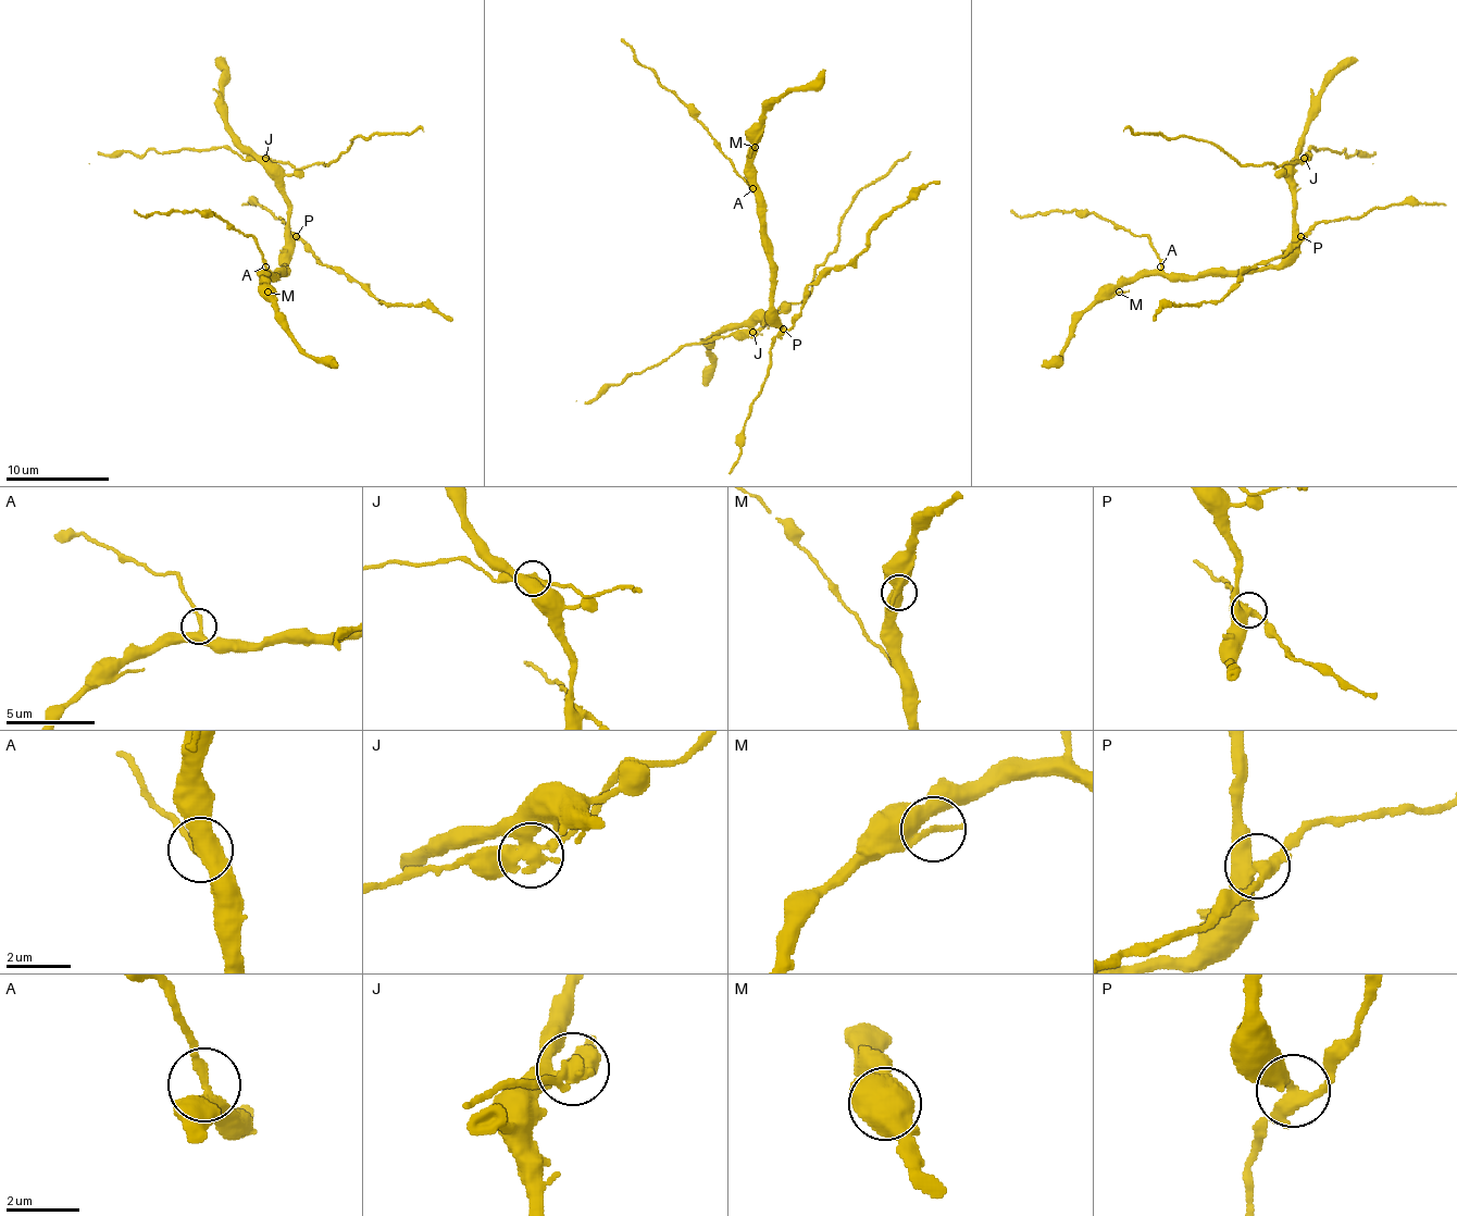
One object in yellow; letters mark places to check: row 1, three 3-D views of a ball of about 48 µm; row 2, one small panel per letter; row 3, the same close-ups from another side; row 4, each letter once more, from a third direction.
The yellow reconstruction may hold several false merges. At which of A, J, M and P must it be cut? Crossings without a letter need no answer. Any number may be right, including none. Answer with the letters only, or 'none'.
J, P

